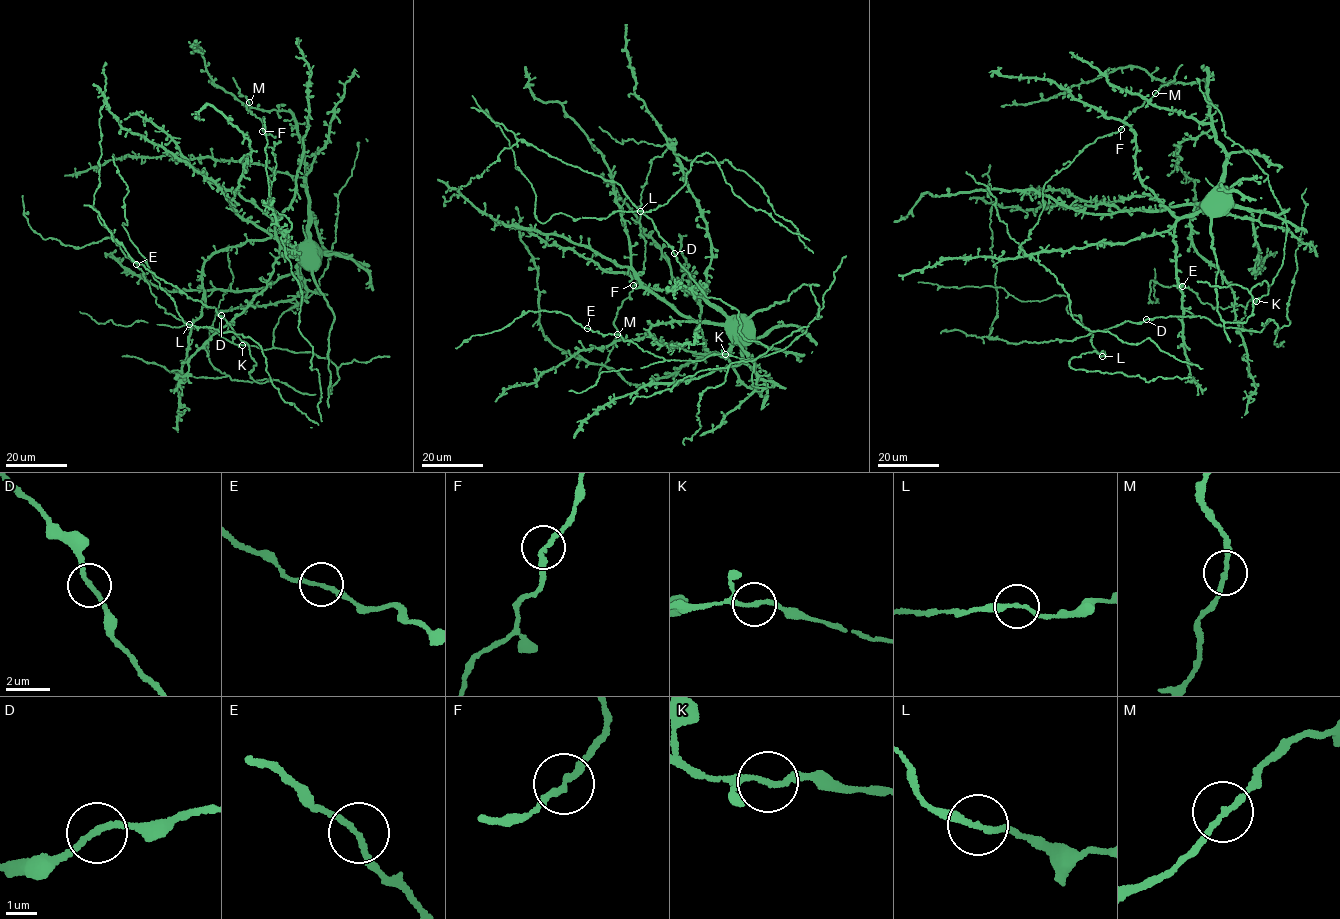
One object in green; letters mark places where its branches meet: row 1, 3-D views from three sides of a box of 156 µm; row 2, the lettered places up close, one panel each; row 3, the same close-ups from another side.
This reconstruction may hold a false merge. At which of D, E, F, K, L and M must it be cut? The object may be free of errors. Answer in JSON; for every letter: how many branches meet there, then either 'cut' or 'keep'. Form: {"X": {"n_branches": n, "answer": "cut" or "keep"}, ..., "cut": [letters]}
{"D": {"n_branches": 2, "answer": "keep"}, "E": {"n_branches": 2, "answer": "keep"}, "F": {"n_branches": 2, "answer": "keep"}, "K": {"n_branches": 2, "answer": "keep"}, "L": {"n_branches": 2, "answer": "keep"}, "M": {"n_branches": 2, "answer": "keep"}, "cut": []}

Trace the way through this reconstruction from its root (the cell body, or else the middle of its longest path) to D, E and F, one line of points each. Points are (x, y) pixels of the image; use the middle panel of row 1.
D: (733, 327), (682, 316), (630, 269), (562, 237), (503, 224), (458, 190), (520, 139), (617, 182), (674, 253)
E: (733, 327), (759, 391), (752, 384), (754, 359), (721, 353), (667, 360), (587, 328)
F: (733, 327), (705, 297), (707, 225), (675, 140), (651, 159), (642, 186), (645, 258), (633, 284)

